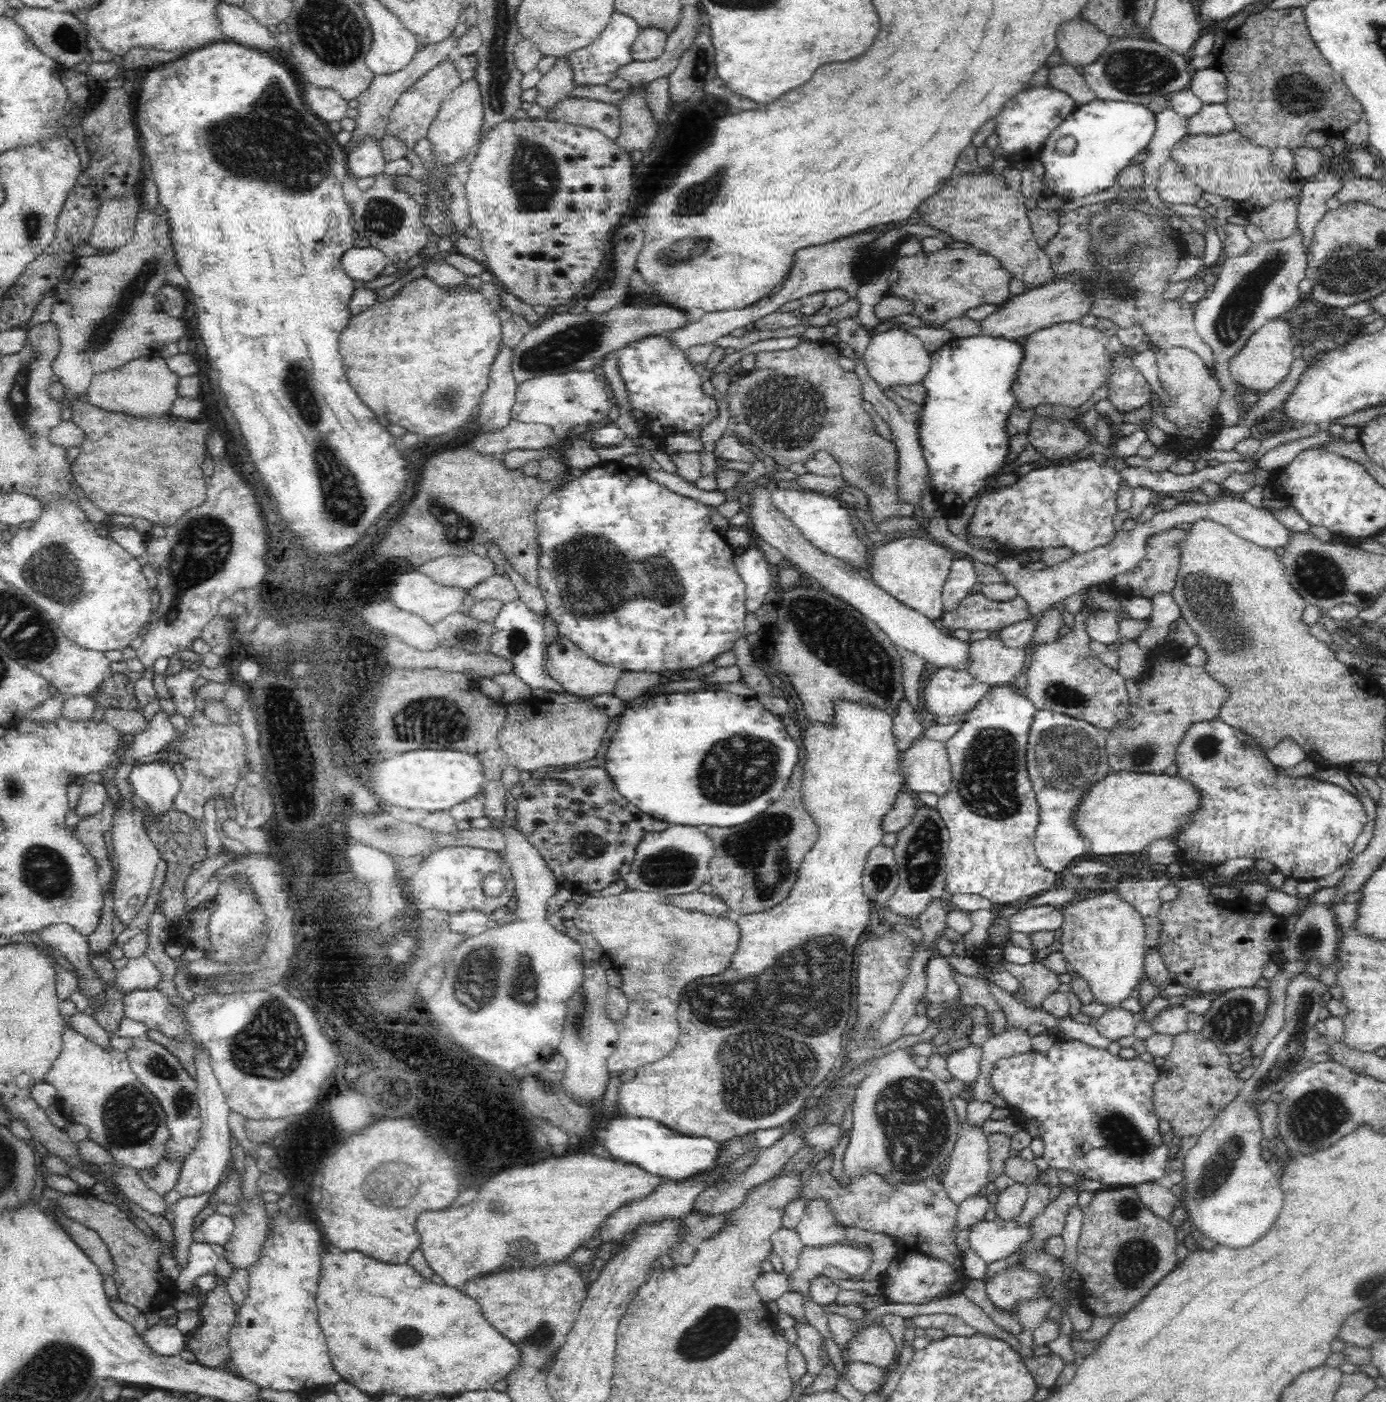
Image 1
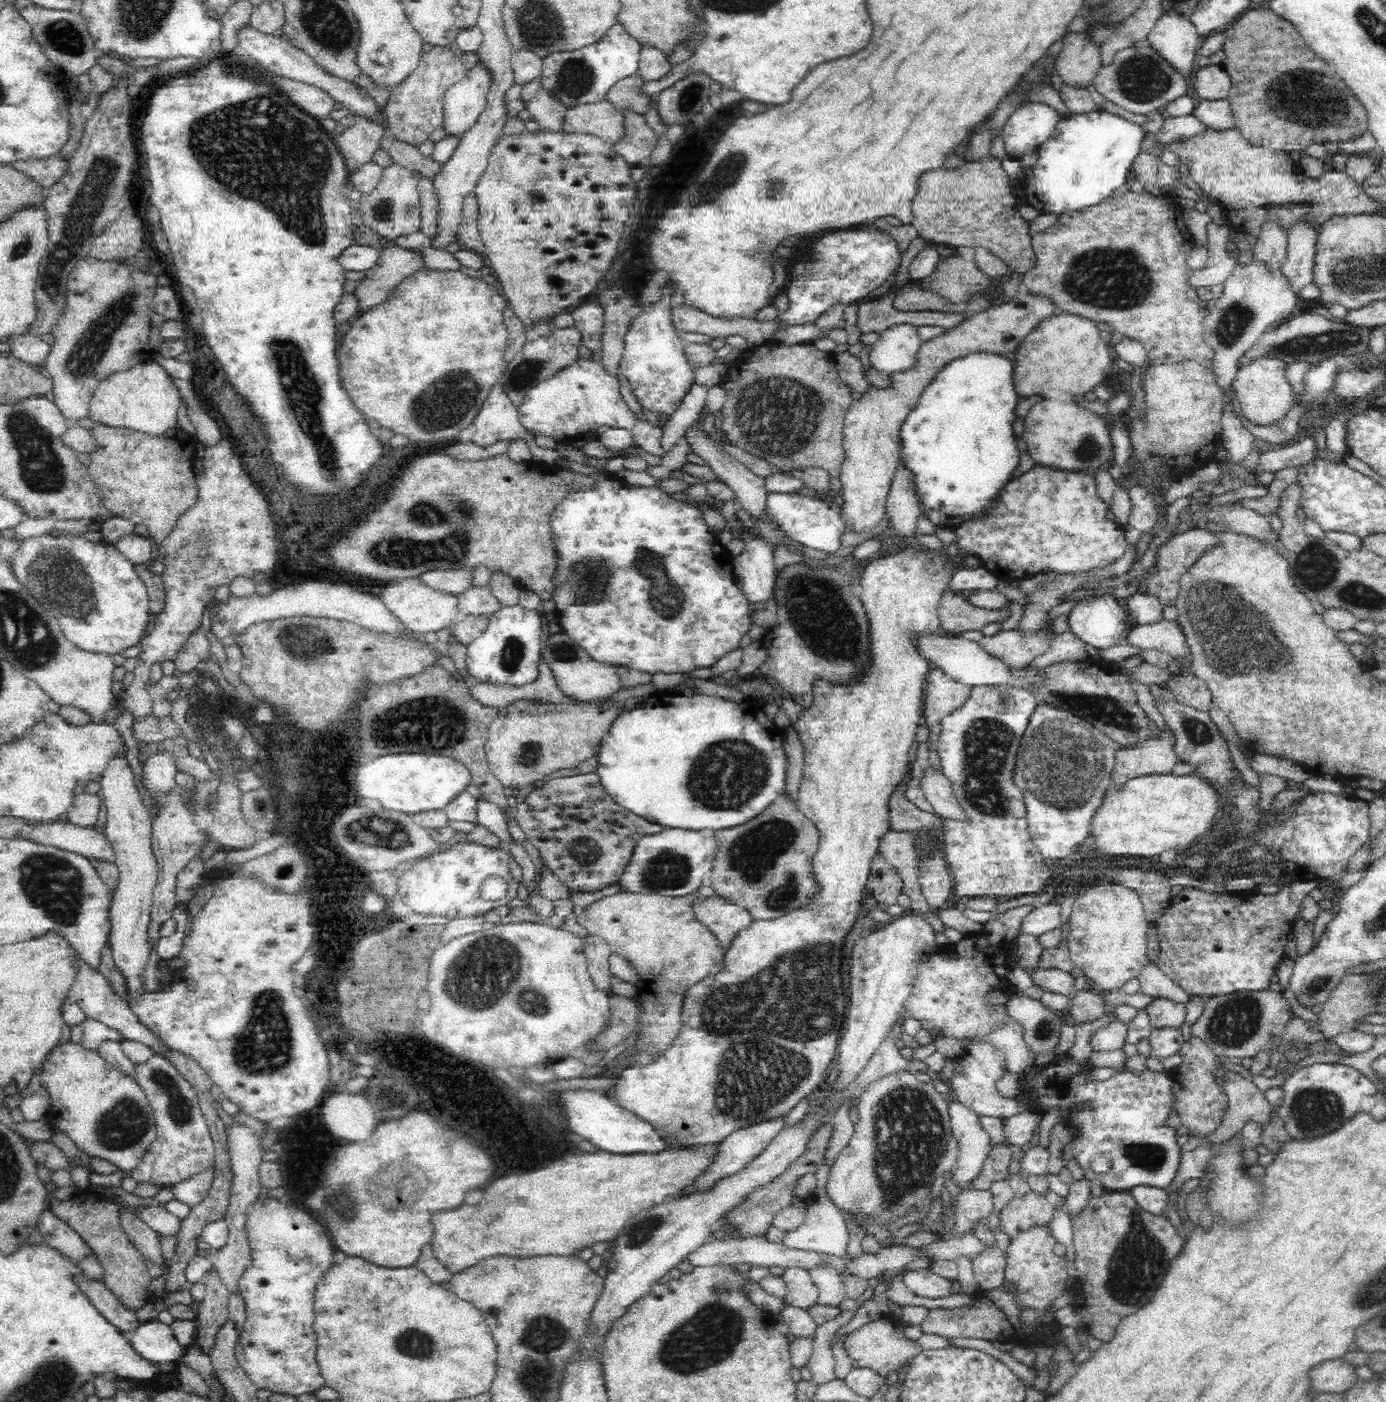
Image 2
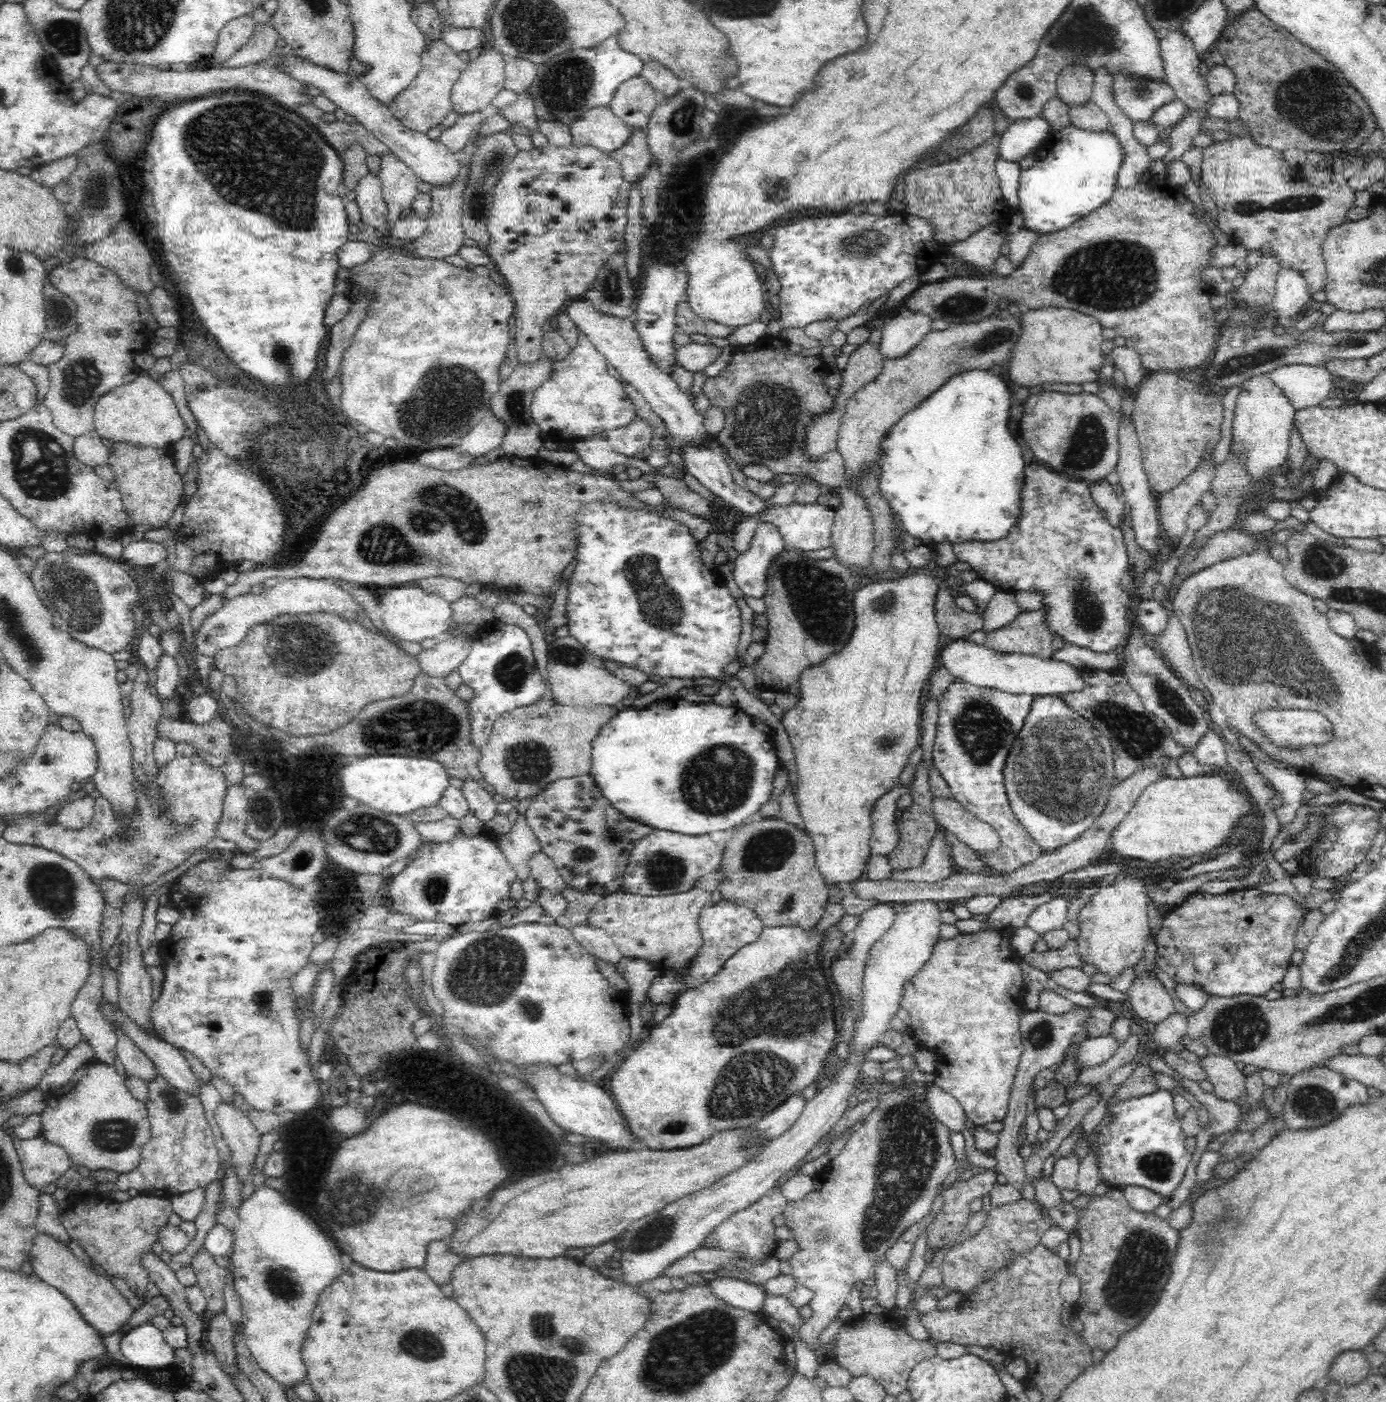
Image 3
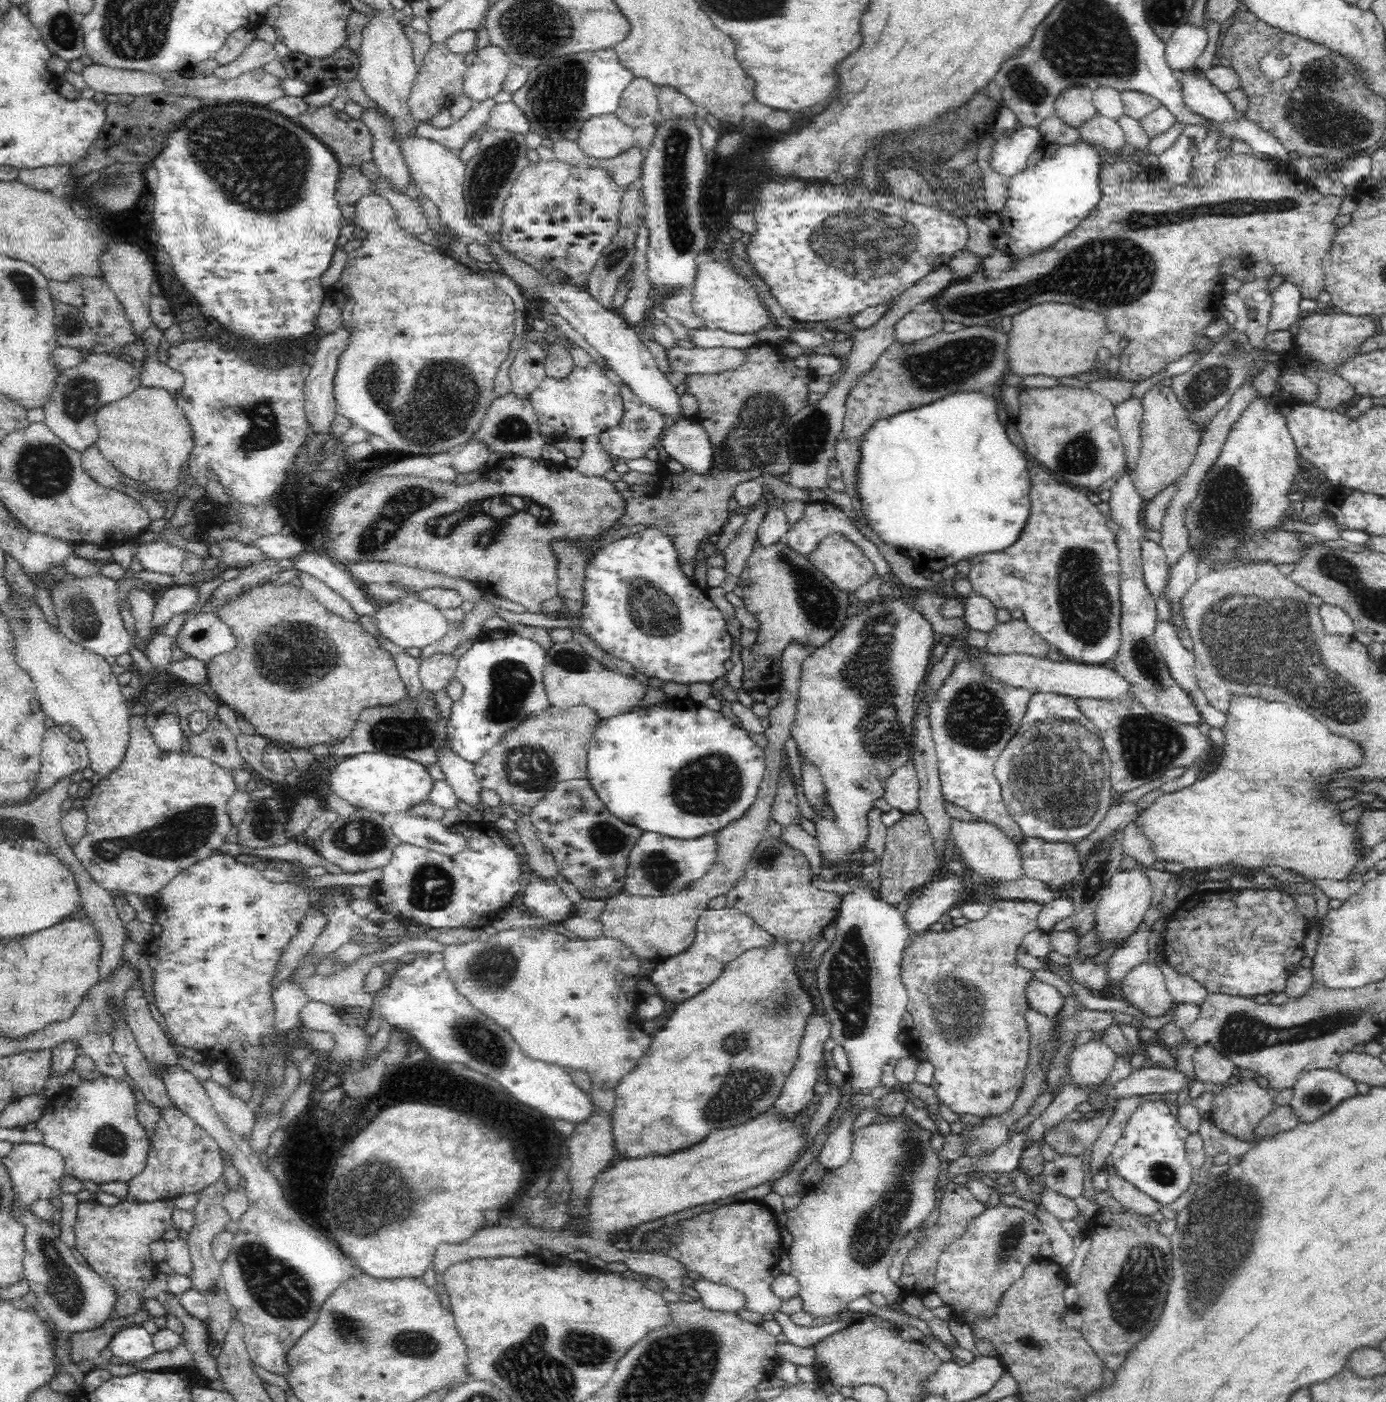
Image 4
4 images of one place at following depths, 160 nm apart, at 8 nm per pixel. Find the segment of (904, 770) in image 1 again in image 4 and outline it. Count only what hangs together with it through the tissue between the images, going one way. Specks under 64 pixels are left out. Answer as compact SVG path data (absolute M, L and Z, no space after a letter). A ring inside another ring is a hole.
M952 817L949 818L949 823L956 843L955 851L958 858L964 862L968 873L978 874L985 883L988 879L1012 880L1023 876L1020 854L994 825L976 819L960 820Z

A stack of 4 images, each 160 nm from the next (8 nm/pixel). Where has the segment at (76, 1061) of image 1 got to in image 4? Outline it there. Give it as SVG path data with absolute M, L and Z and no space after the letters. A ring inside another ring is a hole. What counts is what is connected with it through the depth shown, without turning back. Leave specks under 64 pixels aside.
M106 1075L93 1079L81 1078L75 1087L62 1086L52 1096L42 1118L36 1121L36 1126L42 1131L42 1144L62 1153L66 1175L81 1182L91 1180L96 1184L114 1180L128 1183L133 1176L144 1170L149 1149L148 1132L136 1116L136 1103L133 1085L127 1081Z

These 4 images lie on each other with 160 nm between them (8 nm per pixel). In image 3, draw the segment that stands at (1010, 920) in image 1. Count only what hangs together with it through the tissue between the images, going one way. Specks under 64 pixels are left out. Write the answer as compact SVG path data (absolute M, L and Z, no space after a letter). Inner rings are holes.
M1054 897L1050 902L1041 904L1027 918L1026 926L1041 937L1046 933L1059 929L1064 924L1068 900L1064 897Z

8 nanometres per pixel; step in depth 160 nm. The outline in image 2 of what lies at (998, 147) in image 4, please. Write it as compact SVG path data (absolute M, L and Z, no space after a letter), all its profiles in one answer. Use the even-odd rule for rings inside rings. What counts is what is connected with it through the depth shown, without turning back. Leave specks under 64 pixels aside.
M1020 102L1008 115L1001 131L1006 156L1019 160L1030 150L1036 150L1052 137L1060 121L1058 110L1044 102Z

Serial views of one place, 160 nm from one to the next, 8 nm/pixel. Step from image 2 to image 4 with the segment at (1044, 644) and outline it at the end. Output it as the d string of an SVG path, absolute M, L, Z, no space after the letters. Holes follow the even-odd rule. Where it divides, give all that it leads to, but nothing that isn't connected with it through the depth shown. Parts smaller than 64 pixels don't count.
M1024 618L997 623L987 635L985 650L994 654L1032 654L1043 659L1048 654L1048 642Z

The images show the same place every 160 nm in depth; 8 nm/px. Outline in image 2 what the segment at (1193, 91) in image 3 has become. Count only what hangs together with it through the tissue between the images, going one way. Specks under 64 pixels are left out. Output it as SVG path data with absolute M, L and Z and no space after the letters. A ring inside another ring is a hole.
M1170 9L1160 15L1146 43L1170 62L1172 67L1191 78L1200 37L1189 17L1176 9Z

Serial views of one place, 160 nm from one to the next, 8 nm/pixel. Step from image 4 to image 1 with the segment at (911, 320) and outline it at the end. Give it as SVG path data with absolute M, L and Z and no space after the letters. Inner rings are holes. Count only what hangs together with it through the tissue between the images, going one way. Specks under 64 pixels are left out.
M887 329L871 338L863 356L870 378L881 390L921 383L931 368L931 356L921 340L902 329Z

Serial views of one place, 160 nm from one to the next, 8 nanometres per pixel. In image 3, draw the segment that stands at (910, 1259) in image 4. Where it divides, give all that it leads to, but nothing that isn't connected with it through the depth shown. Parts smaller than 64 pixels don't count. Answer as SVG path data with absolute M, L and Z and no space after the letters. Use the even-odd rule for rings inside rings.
M986 1168L982 1174L963 1182L956 1181L945 1190L944 1206L926 1230L929 1251L939 1251L958 1238L972 1216L970 1202L989 1194L997 1184L996 1176L996 1170Z

